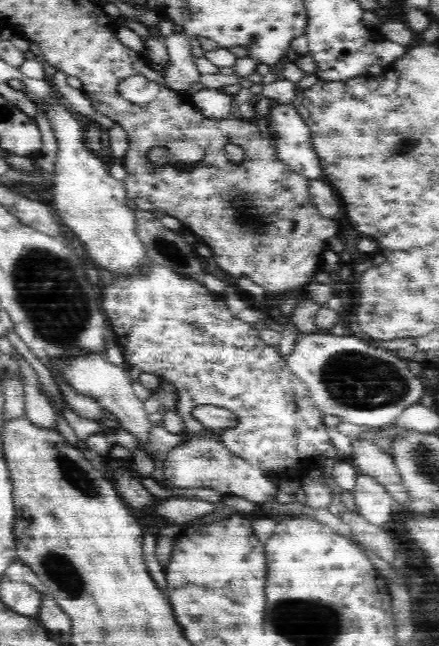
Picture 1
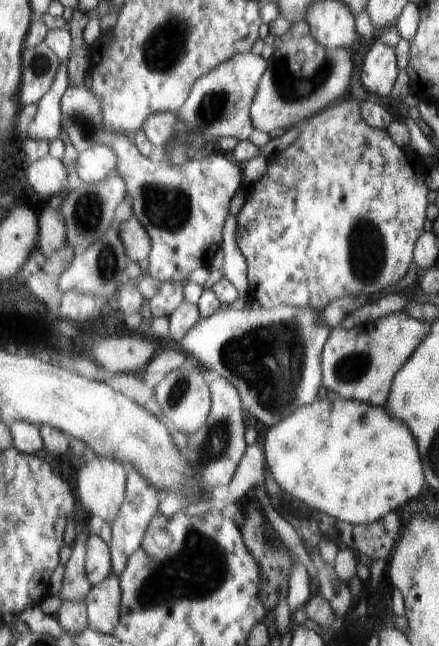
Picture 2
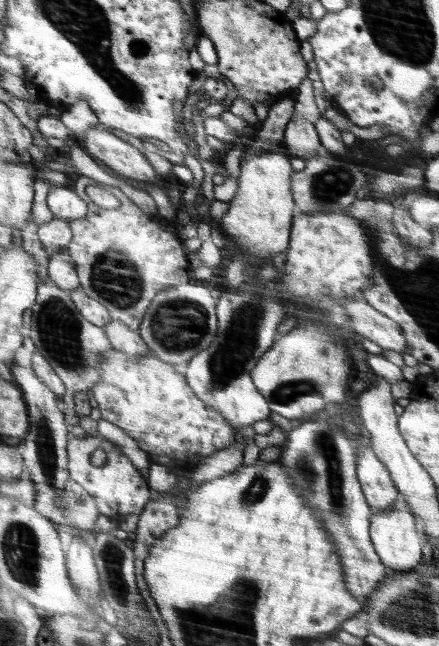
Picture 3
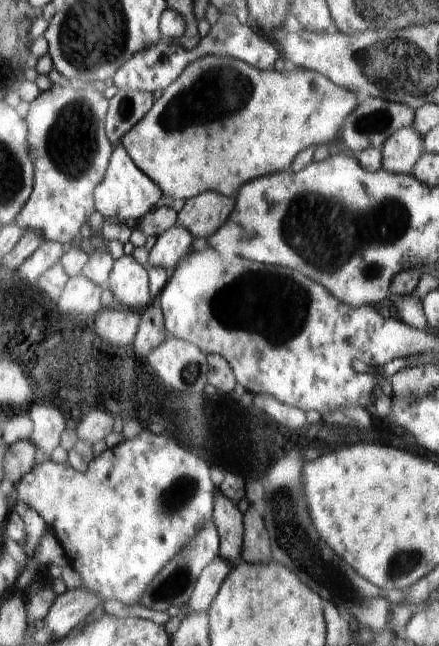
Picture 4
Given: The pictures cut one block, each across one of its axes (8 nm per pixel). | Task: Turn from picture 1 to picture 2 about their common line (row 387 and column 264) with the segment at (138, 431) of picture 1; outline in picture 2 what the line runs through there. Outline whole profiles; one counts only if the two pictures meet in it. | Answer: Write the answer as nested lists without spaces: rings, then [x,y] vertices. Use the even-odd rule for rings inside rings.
[[[290,29],[277,40],[277,44],[274,54],[266,60],[268,68],[258,85],[251,111],[254,126],[268,134],[278,128],[300,126],[304,118],[314,116],[318,110],[344,96],[354,72],[354,62],[346,48],[322,46],[310,35],[294,38]]]

